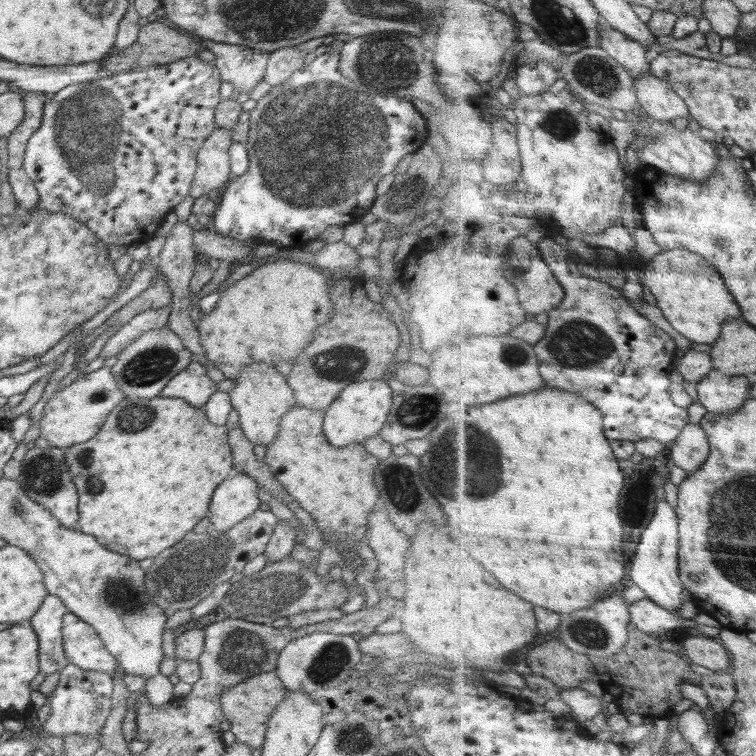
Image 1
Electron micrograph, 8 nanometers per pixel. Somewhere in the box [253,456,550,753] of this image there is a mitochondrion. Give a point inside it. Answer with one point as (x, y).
(332, 660)

